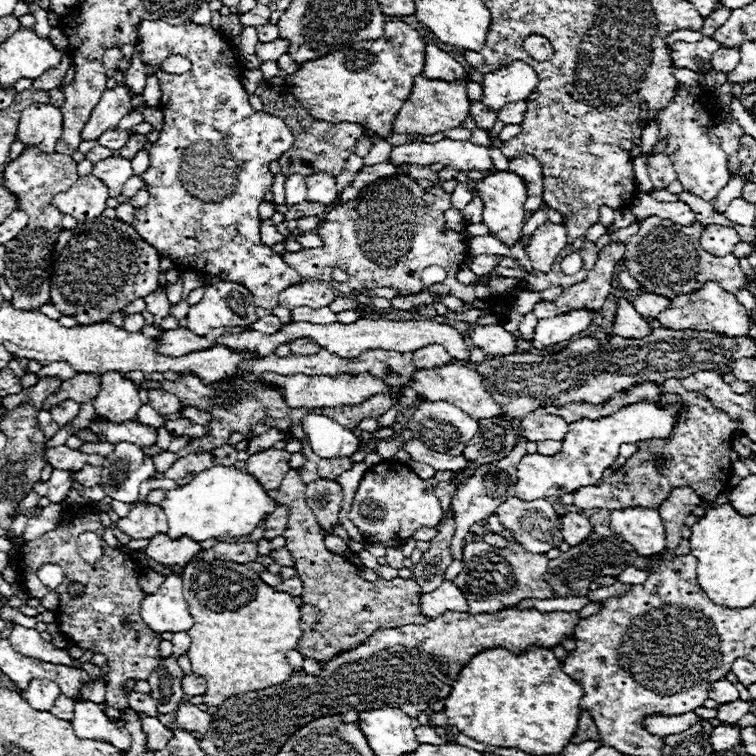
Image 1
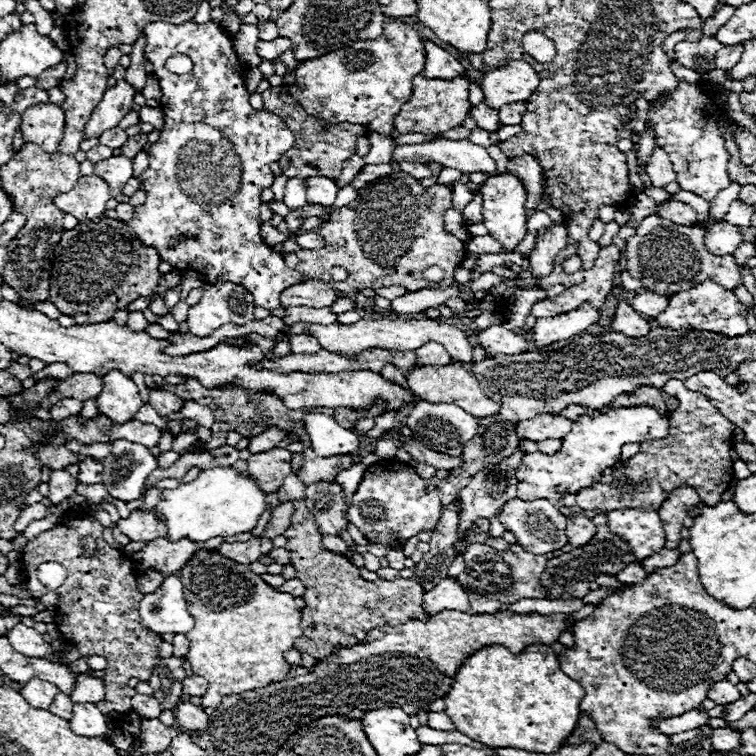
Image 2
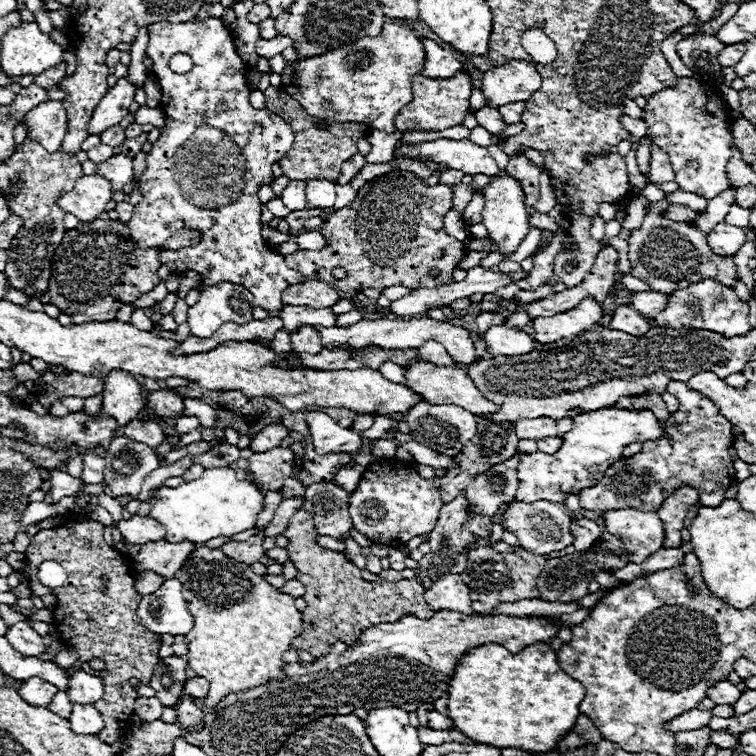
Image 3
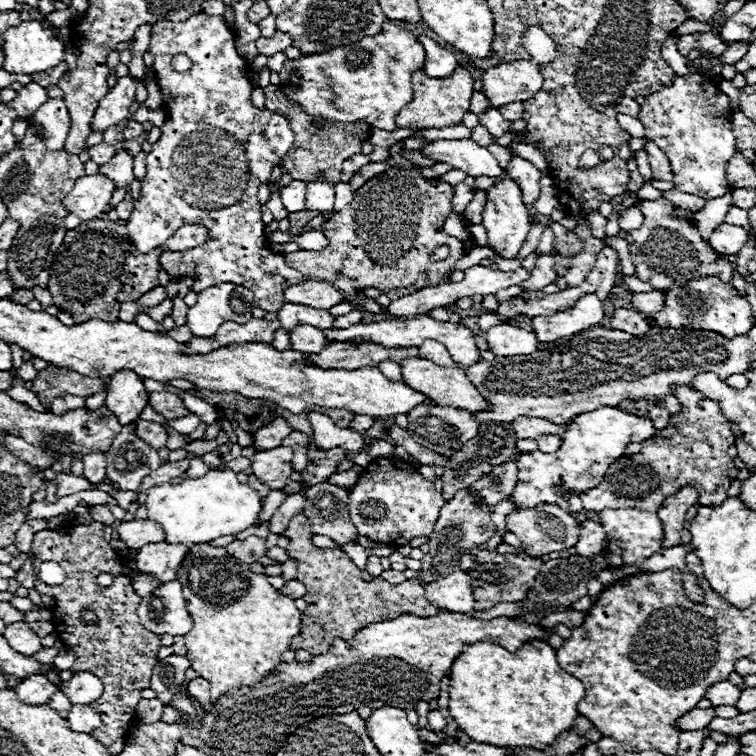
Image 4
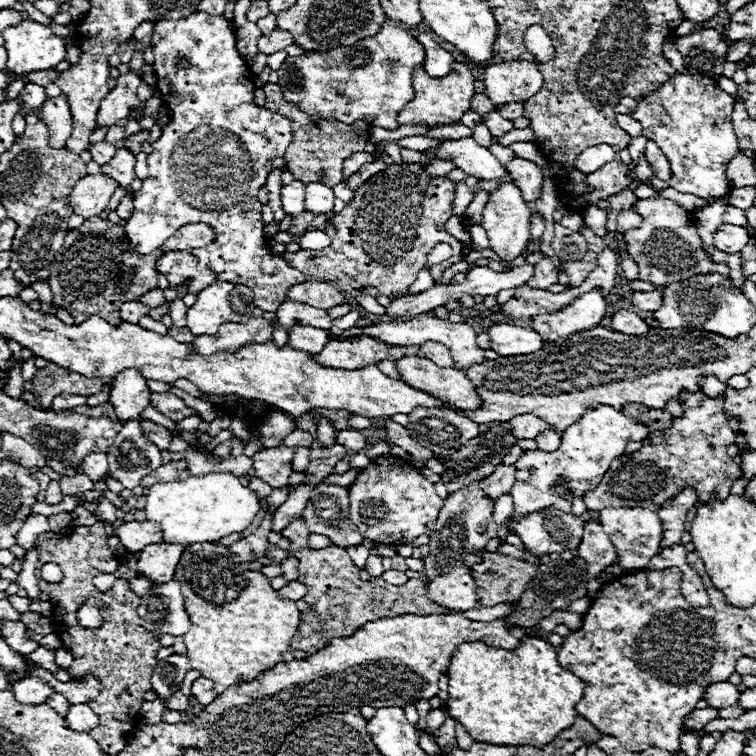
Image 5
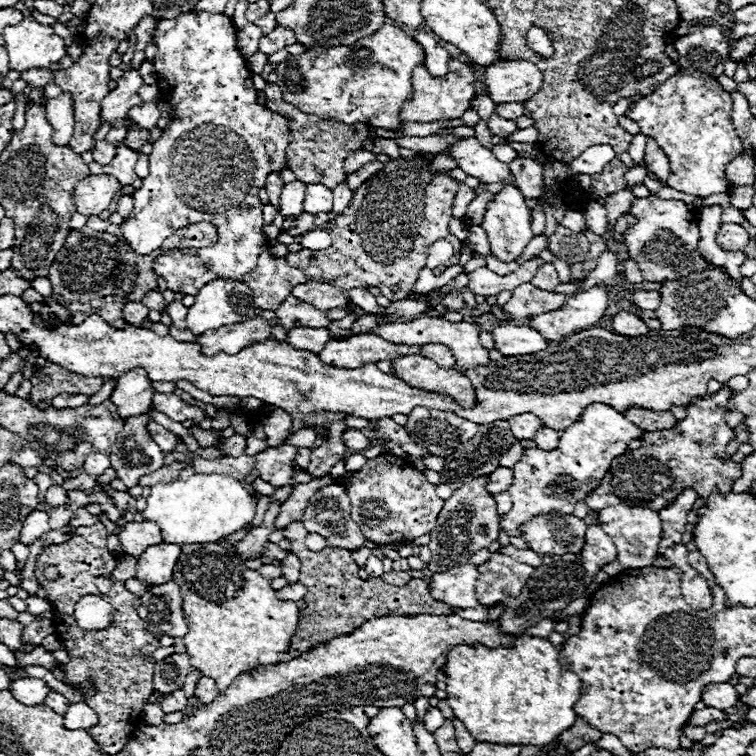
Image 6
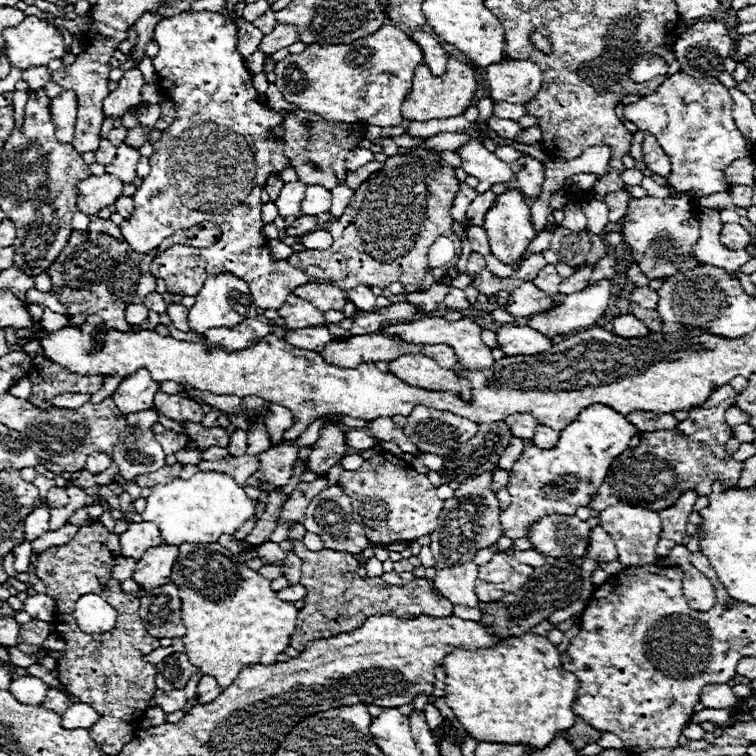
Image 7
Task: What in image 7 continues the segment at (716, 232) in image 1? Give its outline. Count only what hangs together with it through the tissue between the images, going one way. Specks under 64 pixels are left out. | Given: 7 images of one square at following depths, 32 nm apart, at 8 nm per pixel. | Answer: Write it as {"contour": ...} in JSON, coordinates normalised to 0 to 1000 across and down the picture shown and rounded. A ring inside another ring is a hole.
{"contour":[[[958,296],[952,307],[952,317],[963,331],[981,331],[995,320],[995,312],[979,296]]]}

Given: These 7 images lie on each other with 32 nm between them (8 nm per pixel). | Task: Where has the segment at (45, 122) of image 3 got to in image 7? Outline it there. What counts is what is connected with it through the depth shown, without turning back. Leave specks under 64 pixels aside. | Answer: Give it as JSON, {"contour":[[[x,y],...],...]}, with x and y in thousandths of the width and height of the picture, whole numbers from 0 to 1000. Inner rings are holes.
{"contour":[[[87,119],[77,130],[71,130],[66,138],[66,148],[69,148],[69,159],[74,164],[74,183],[79,183],[79,188],[95,188],[101,153],[103,153],[101,122]]]}

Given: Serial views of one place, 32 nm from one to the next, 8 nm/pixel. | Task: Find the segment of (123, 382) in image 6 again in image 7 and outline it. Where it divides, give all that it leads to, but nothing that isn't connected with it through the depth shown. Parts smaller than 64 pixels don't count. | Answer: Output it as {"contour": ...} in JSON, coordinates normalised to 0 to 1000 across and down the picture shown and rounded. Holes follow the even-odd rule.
{"contour":[[[185,489],[177,492],[175,497],[167,497],[159,505],[156,516],[151,519],[151,529],[153,537],[164,542],[164,548],[169,548],[169,545],[183,545],[185,540],[201,540],[206,519],[209,519],[209,505],[204,505],[196,492]]]}

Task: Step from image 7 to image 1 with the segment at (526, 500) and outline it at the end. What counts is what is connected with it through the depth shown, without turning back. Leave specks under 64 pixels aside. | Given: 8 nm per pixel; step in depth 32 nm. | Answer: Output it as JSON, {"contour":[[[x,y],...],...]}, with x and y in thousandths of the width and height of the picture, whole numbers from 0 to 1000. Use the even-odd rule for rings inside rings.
{"contour":[[[876,521],[878,540],[870,540],[857,532],[844,532],[833,537],[823,537],[807,550],[796,550],[791,556],[767,553],[754,561],[751,577],[743,582],[743,595],[733,603],[720,601],[696,601],[685,614],[685,640],[683,656],[690,661],[709,659],[741,659],[743,653],[757,653],[767,643],[788,640],[796,632],[796,624],[812,614],[817,606],[820,587],[839,587],[862,579],[886,577],[892,566],[892,553],[902,540],[902,532],[894,521]]]}

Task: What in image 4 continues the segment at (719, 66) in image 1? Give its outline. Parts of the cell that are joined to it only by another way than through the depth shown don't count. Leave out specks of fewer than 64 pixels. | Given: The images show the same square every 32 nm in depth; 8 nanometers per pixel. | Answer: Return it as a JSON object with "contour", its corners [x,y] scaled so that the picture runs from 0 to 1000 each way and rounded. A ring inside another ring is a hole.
{"contour":[[[974,56],[963,61],[963,69],[958,69],[958,74],[952,74],[955,85],[974,85],[976,79],[984,77],[984,71],[989,69],[989,56]]]}

